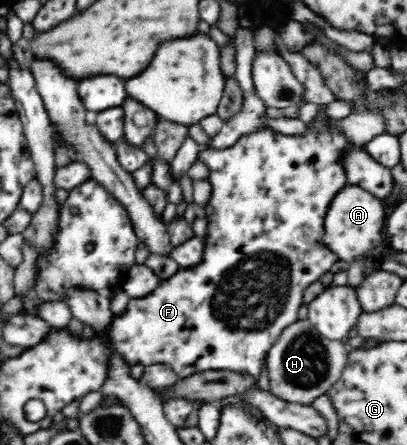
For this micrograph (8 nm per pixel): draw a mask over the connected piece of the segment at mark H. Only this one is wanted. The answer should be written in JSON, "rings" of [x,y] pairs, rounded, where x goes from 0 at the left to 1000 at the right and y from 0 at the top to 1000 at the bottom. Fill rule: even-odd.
{"rings":[[[732,717],[703,733],[656,791],[661,876],[673,890],[742,910],[764,910],[771,894],[801,888],[811,867],[835,849],[850,822],[853,787],[840,766],[791,755],[759,717]]]}

